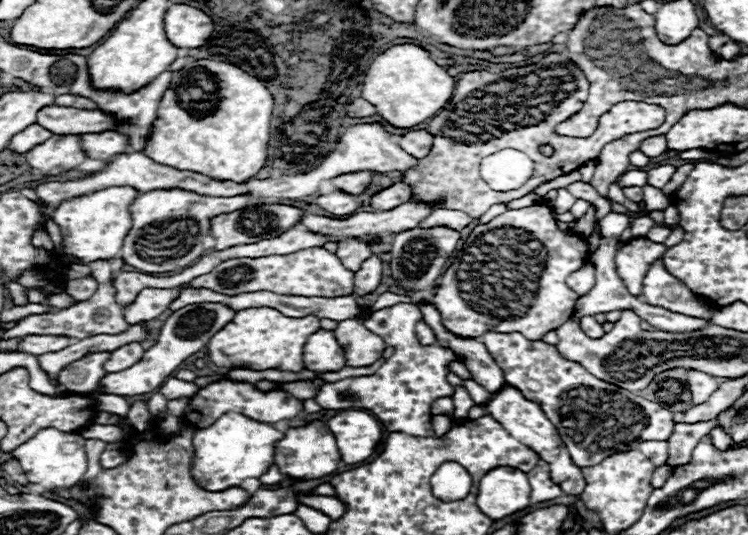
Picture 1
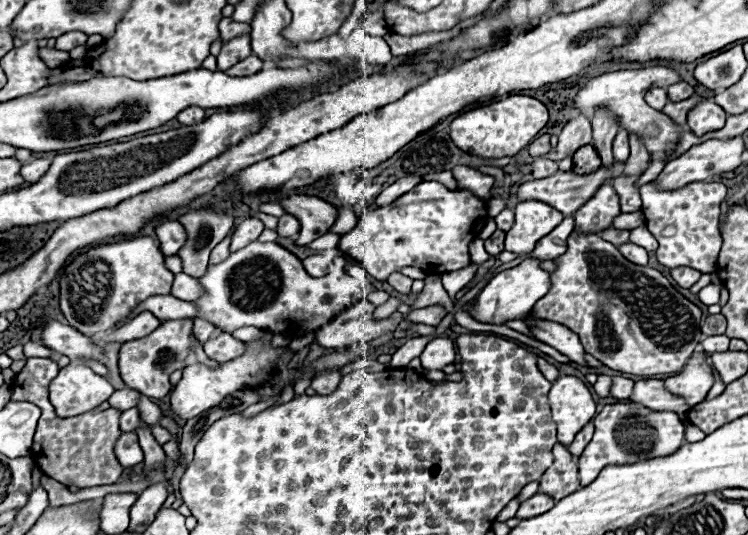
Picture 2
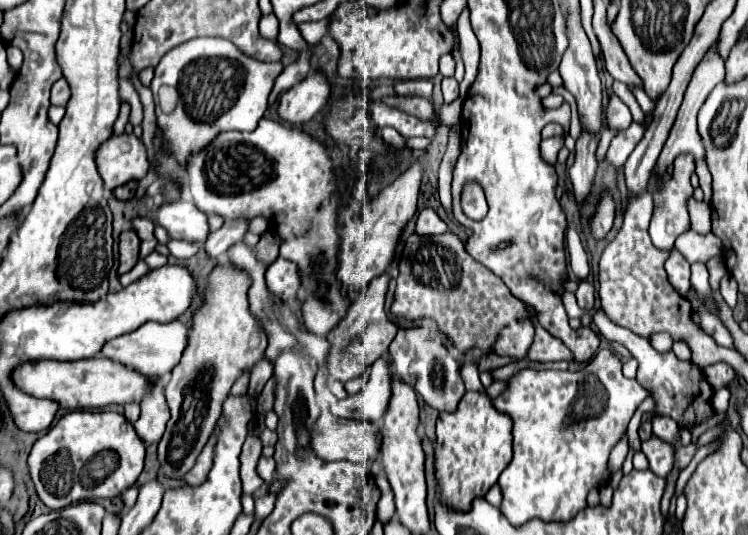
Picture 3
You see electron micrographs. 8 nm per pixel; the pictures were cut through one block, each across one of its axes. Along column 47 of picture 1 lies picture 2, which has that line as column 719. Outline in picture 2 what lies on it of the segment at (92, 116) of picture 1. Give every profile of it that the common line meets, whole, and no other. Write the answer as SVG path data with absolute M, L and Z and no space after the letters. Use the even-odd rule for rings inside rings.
M702 100L696 104L696 108L692 108L688 112L688 126L692 132L696 132L696 136L702 136L704 132L712 132L712 130L720 130L724 126L726 120L726 112L710 102L710 100Z

